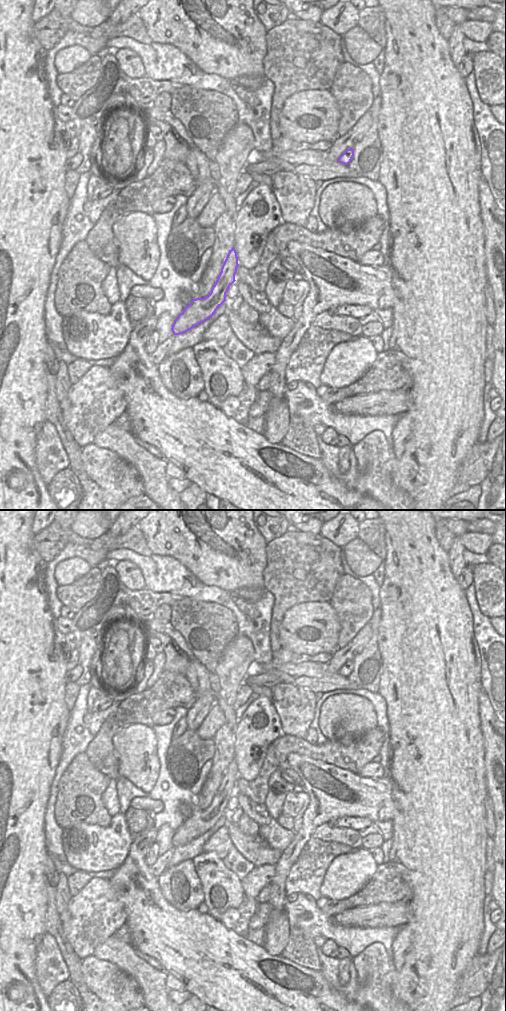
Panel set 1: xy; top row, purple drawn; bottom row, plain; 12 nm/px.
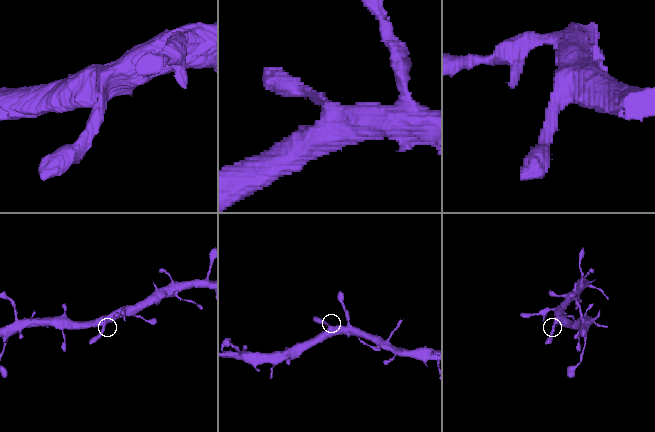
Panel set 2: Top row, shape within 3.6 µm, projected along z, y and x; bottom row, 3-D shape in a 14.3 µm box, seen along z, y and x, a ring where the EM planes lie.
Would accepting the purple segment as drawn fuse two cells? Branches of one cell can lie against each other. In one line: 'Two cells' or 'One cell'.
One cell.

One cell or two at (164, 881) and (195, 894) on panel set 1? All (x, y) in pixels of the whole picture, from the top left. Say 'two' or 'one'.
one

